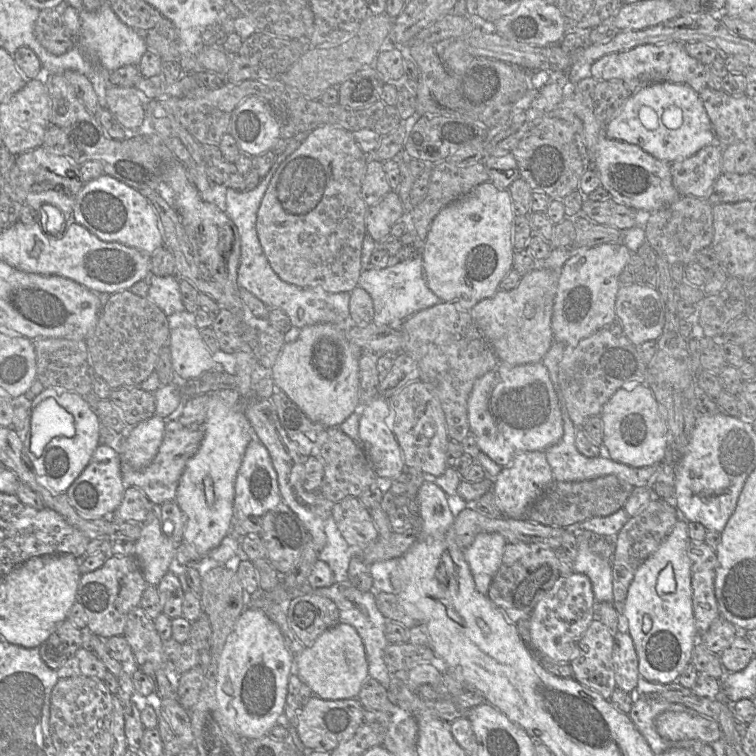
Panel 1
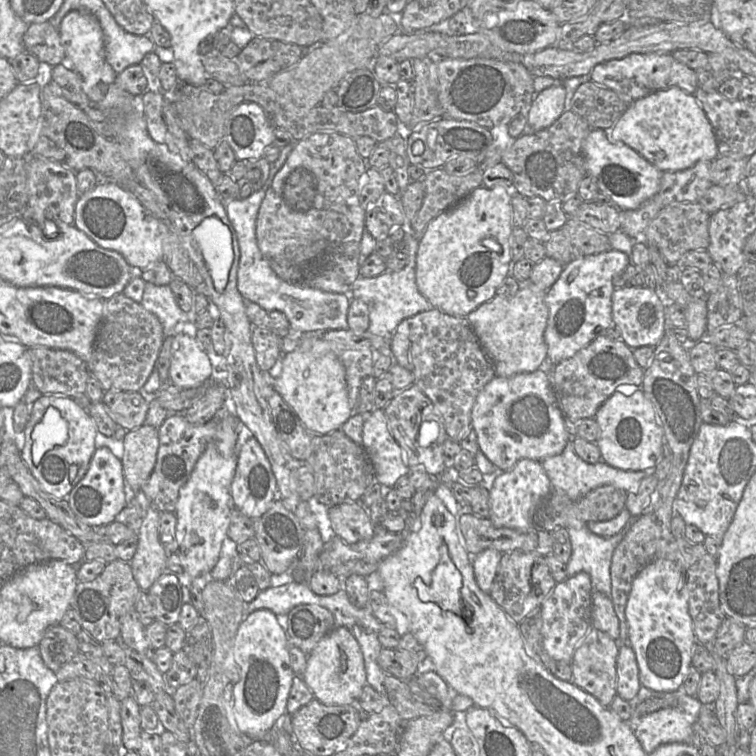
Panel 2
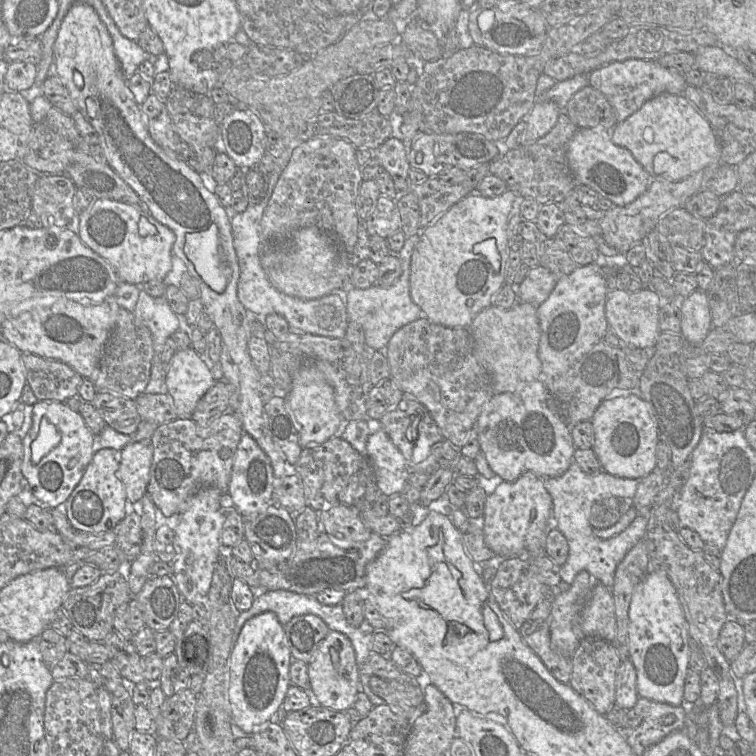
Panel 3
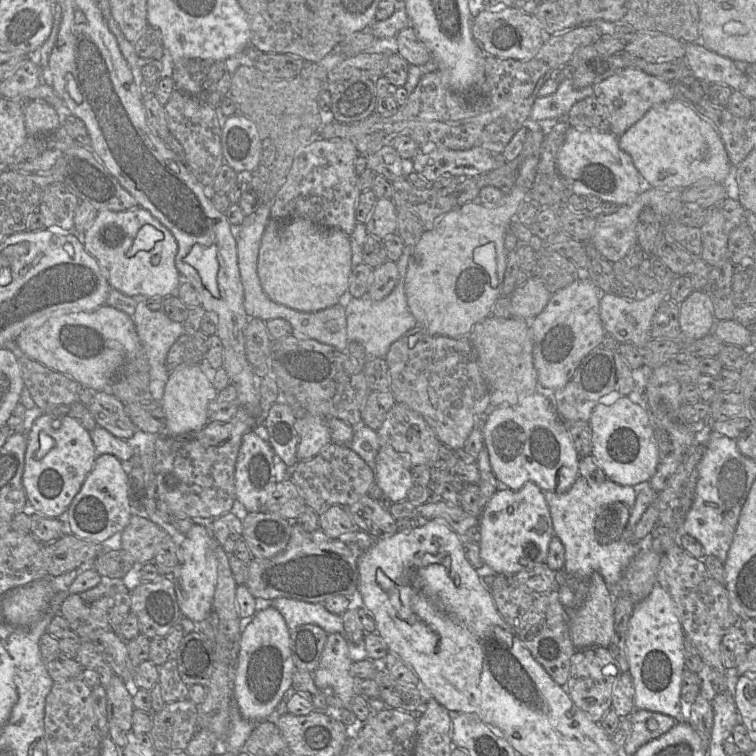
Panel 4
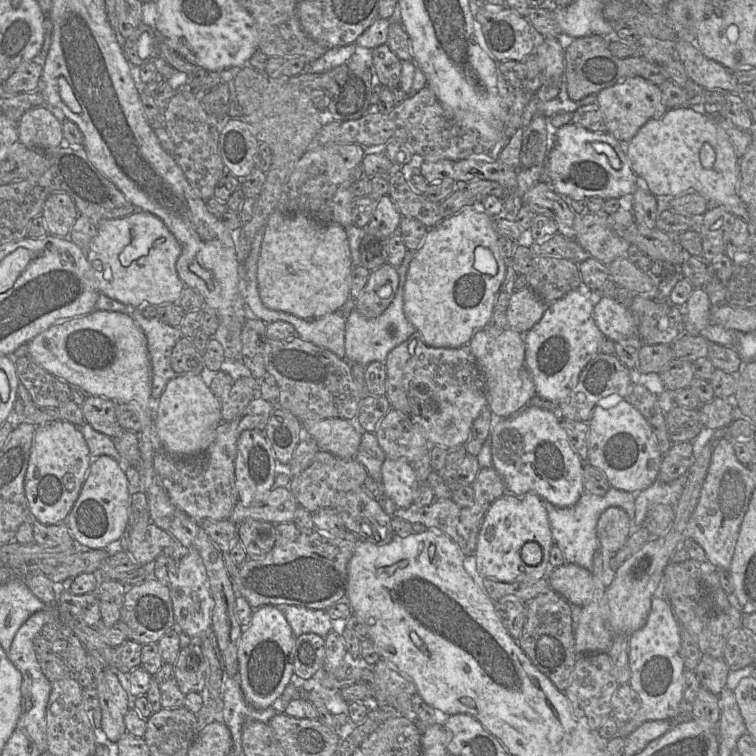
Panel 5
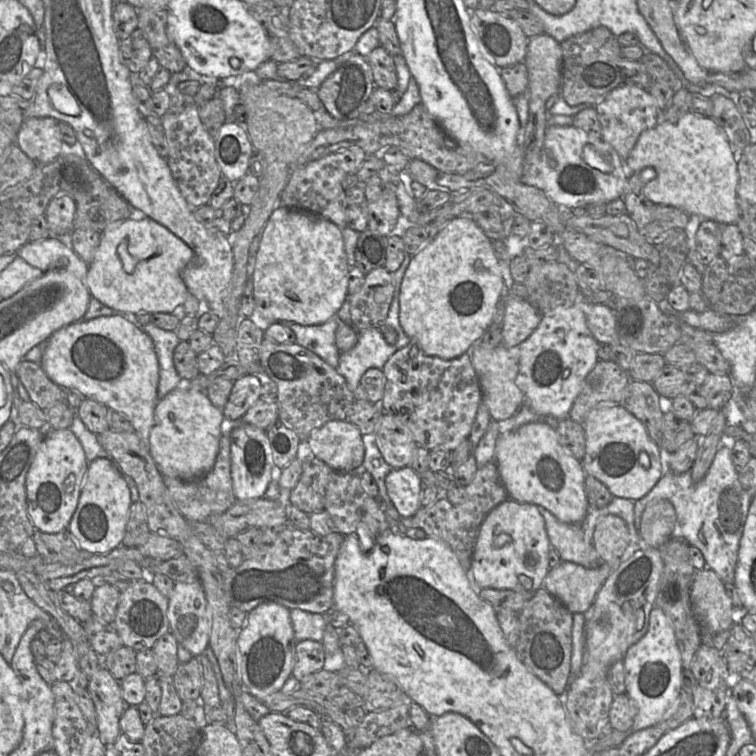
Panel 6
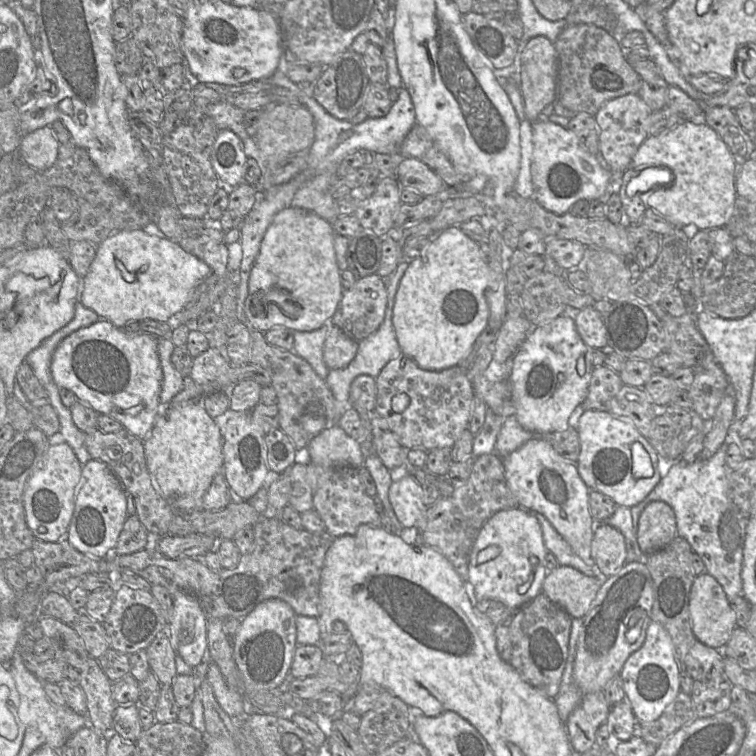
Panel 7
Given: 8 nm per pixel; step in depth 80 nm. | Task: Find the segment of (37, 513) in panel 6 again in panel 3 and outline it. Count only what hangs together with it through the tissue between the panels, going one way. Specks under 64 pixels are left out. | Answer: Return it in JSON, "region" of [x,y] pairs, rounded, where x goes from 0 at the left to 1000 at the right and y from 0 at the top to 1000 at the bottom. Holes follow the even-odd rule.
{"region":[[[50,530],[44,540],[42,562],[30,583],[28,623],[37,638],[40,652],[53,664],[53,671],[70,673],[86,667],[99,644],[107,636],[123,604],[124,574],[112,561],[108,550],[81,530]]]}

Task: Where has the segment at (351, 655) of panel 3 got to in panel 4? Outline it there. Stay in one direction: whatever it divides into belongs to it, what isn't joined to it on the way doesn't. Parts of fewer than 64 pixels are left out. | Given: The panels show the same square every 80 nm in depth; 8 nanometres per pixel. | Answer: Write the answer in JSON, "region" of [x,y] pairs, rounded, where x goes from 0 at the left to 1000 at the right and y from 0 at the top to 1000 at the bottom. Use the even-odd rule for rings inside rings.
{"region":[[[438,837],[433,840],[422,880],[411,890],[419,910],[446,921],[459,938],[470,921],[470,901],[462,889],[464,878],[460,847],[450,837]]]}

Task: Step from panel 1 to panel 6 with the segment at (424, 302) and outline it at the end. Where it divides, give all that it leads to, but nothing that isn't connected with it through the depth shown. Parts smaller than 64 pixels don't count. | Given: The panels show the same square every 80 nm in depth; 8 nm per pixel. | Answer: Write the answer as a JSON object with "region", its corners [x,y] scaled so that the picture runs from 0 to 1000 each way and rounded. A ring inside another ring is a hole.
{"region":[[[537,336],[532,349],[524,357],[520,360],[520,377],[521,377],[521,392],[520,397],[517,399],[513,417],[511,422],[508,423],[505,430],[513,430],[521,434],[526,442],[526,447],[521,455],[515,455],[503,437],[503,434],[495,433],[495,434],[485,434],[480,435],[474,439],[474,450],[471,456],[463,462],[462,464],[458,464],[455,467],[451,467],[448,474],[448,481],[444,485],[446,491],[458,501],[458,505],[460,508],[462,515],[468,519],[474,513],[474,509],[476,507],[476,501],[479,496],[489,487],[500,487],[505,488],[508,483],[511,481],[512,476],[526,463],[537,458],[540,454],[542,454],[544,448],[537,443],[534,437],[532,435],[529,426],[528,426],[528,390],[529,390],[529,380],[530,374],[536,362],[536,358],[542,349],[545,339]]]}

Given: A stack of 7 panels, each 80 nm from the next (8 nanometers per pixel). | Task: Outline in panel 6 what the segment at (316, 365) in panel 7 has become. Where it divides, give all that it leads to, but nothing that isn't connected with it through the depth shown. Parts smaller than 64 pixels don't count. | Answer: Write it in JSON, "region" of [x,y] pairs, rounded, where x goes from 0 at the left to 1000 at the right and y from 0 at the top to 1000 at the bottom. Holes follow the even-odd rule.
{"region":[[[444,418],[427,429],[411,431],[397,430],[380,423],[368,426],[384,433],[390,440],[390,452],[393,455],[415,466],[431,480],[444,487],[448,481],[451,467],[443,452],[443,442],[447,431],[443,421]]]}

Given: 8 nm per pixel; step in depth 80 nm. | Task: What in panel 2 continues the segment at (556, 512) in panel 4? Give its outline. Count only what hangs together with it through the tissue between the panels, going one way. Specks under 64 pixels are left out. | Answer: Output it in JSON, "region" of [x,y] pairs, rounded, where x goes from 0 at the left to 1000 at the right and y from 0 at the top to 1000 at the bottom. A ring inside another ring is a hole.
{"region":[[[758,579],[751,583],[743,599],[722,604],[716,611],[731,648],[743,648],[755,661],[763,661],[779,649],[798,642],[810,642],[829,652],[840,651],[848,635],[865,624],[865,619],[851,623],[821,622],[804,615],[796,608],[786,614],[776,612],[761,599]],[[754,687],[749,700],[757,724],[754,741],[749,746],[750,763],[774,757],[780,763],[784,782],[808,791],[810,734],[824,713],[829,697],[812,709],[798,710],[783,705],[776,697],[776,690]]]}

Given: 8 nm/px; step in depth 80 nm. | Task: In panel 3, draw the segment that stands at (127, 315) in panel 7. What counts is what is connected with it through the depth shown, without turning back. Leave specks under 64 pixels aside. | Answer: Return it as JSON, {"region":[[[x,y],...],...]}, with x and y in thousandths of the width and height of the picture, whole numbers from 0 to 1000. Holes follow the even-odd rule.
{"region":[[[127,263],[118,275],[103,284],[103,296],[106,316],[148,351],[159,373],[188,377],[201,370],[216,372],[228,356],[231,311],[197,282],[196,274],[187,276],[147,263]]]}

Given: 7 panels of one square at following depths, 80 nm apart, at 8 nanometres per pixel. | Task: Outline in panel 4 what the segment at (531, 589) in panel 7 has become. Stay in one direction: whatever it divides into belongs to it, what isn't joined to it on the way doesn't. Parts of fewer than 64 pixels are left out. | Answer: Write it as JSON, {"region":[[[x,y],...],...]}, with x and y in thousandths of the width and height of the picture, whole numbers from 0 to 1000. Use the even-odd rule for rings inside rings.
{"region":[[[697,638],[684,649],[660,647],[647,660],[634,685],[635,702],[635,737],[639,746],[647,749],[657,761],[677,763],[679,761],[697,755],[708,747],[722,745],[726,720],[733,706],[730,685],[718,649],[705,638]],[[705,718],[713,728],[712,735],[702,741],[694,734],[694,724]]]}

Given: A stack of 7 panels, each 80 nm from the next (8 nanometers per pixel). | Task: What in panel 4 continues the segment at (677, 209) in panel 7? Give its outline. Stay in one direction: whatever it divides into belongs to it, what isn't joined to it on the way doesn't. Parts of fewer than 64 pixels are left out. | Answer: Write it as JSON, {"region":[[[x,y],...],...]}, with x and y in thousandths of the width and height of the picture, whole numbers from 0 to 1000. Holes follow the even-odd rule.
{"region":[[[894,131],[857,146],[844,161],[817,181],[817,189],[820,196],[835,206],[851,237],[861,247],[877,251],[903,251],[931,235],[958,243],[970,225],[958,189],[944,164],[917,142]]]}

